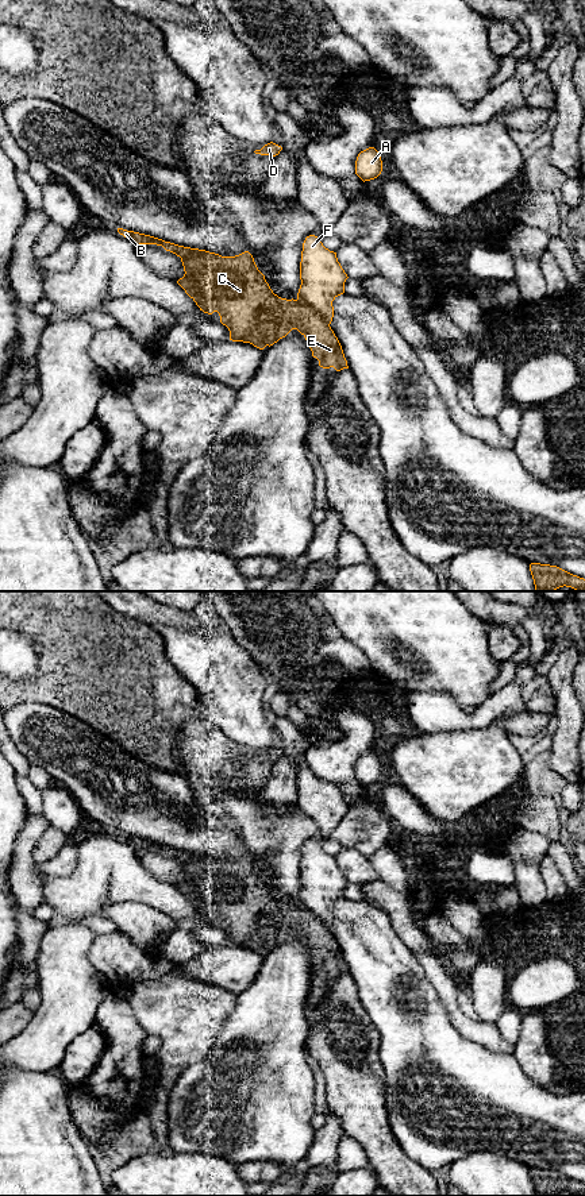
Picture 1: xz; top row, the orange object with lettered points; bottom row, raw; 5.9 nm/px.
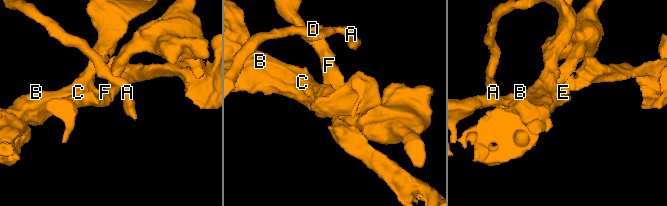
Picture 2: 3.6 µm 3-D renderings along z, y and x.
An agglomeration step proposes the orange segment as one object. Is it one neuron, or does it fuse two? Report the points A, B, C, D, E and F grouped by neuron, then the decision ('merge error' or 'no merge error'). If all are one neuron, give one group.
A D F / B C E; merge error

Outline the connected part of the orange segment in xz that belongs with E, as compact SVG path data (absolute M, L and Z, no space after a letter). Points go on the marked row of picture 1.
M118 228L118 232L130 239L134 246L157 244L180 256L185 274L177 283L200 310L208 315L219 313L220 323L230 331L230 340L250 343L263 350L266 346L270 347L285 337L292 329L297 329L305 337L312 356L319 360L320 367L334 367L336 371L349 369L342 346L331 327L307 304L274 294L249 251L235 256L222 256L123 228Z

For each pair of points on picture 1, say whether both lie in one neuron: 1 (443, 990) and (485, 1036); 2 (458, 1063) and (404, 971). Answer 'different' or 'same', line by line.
1: same
2: same

